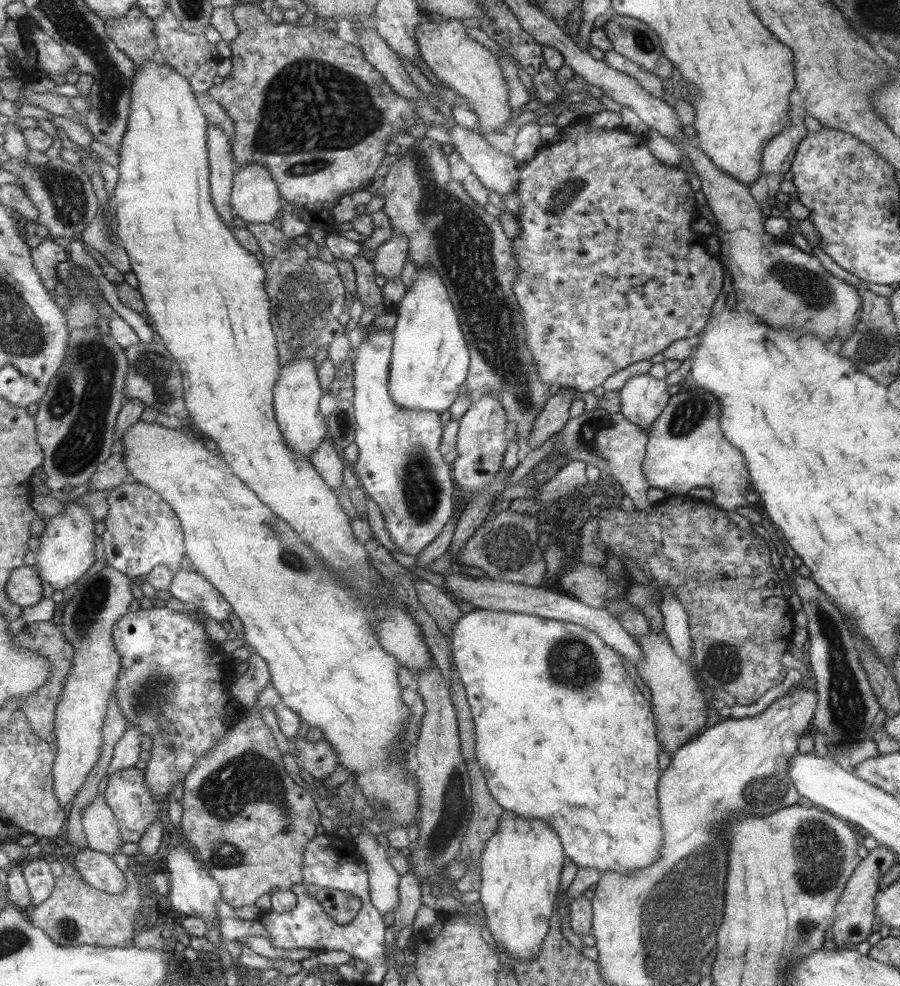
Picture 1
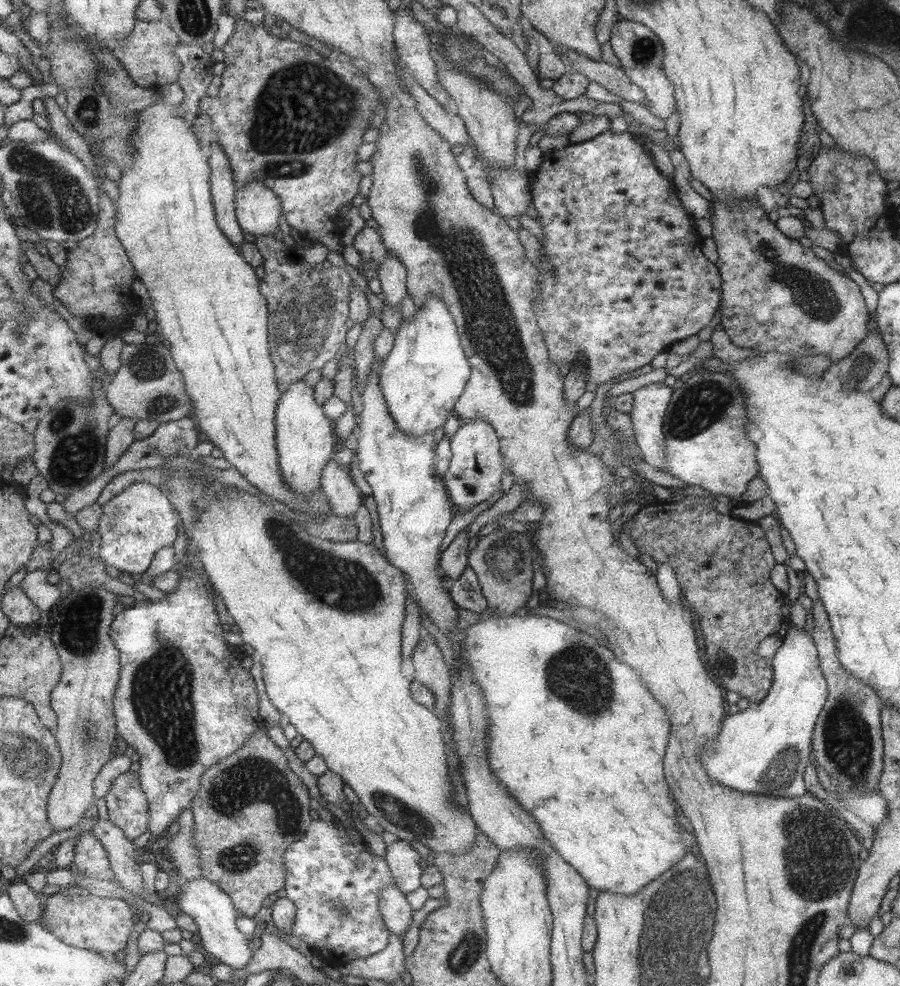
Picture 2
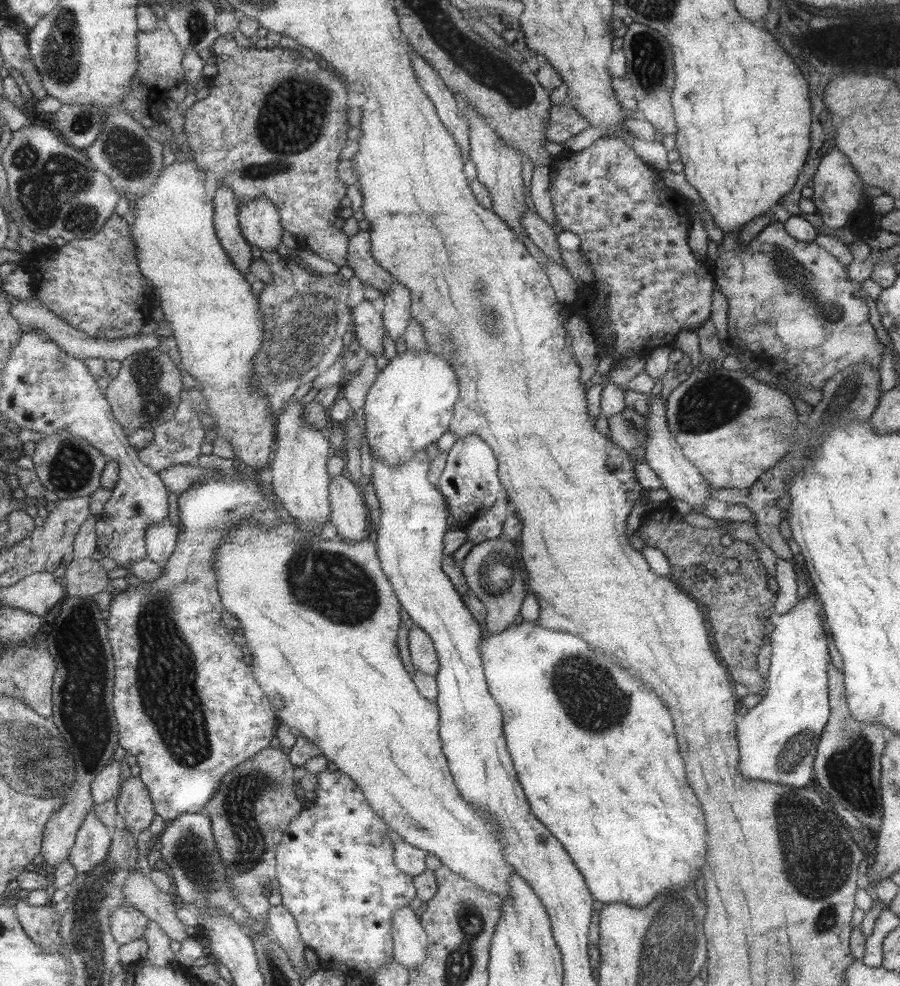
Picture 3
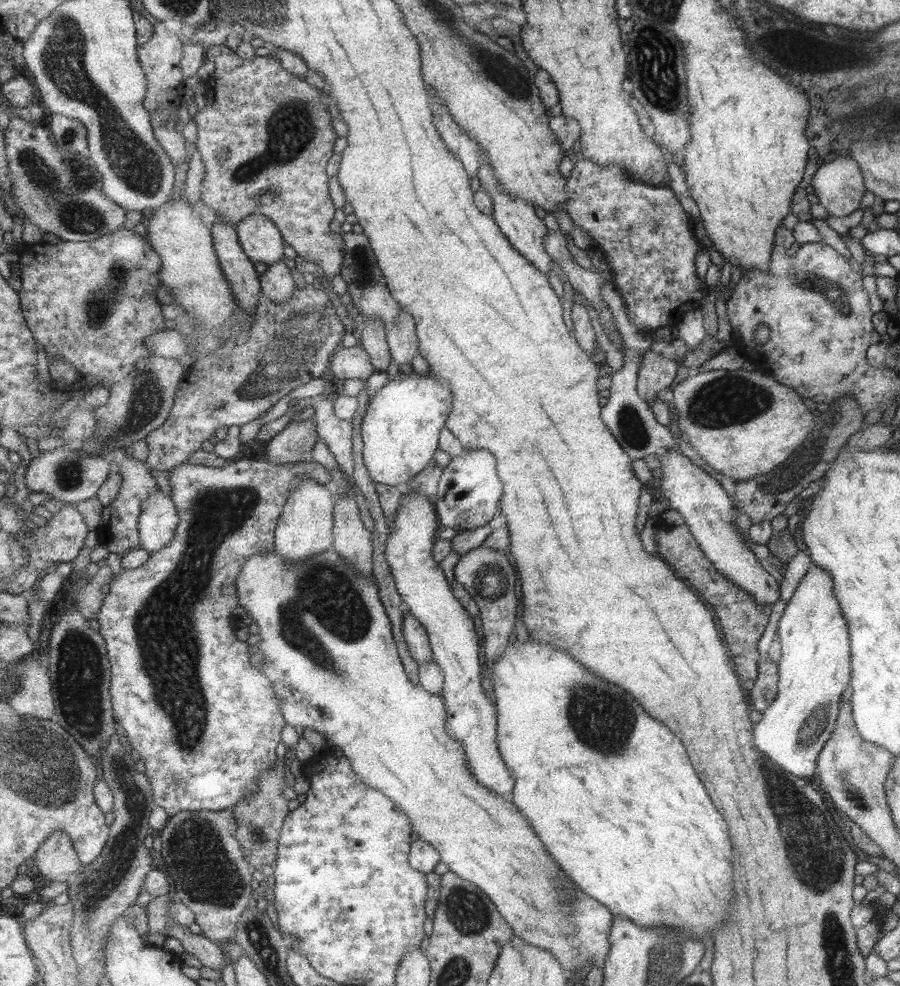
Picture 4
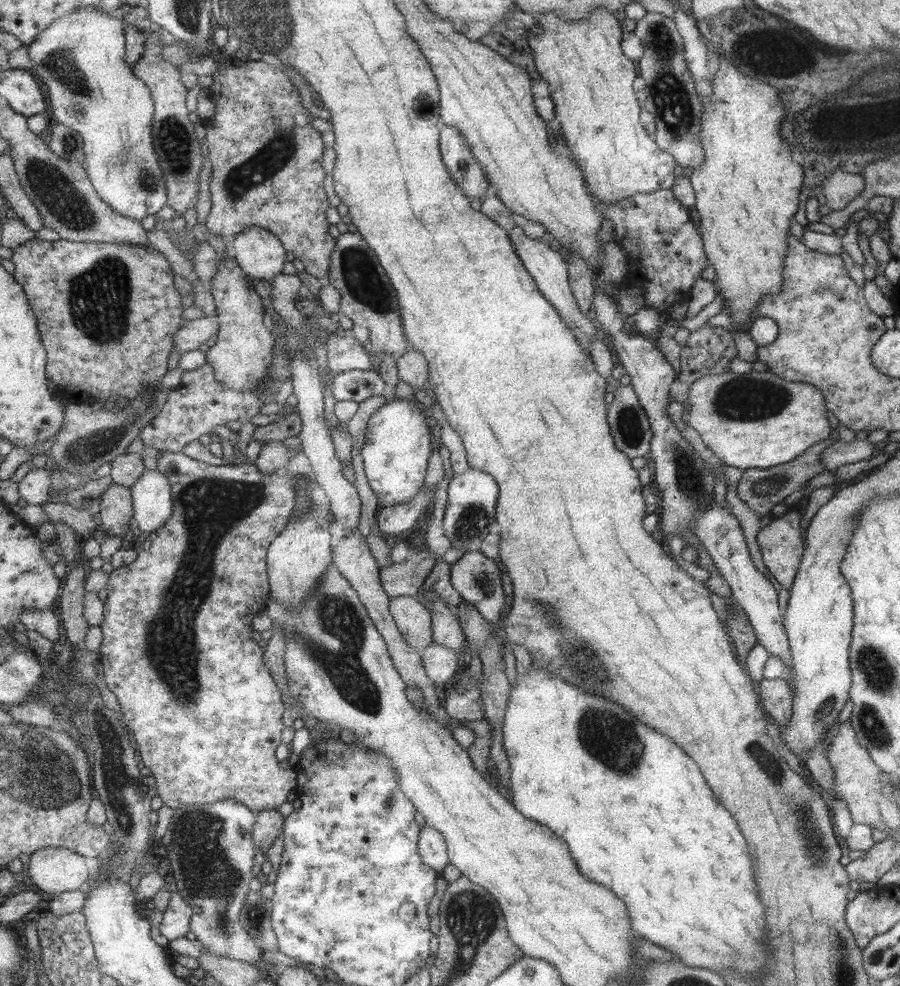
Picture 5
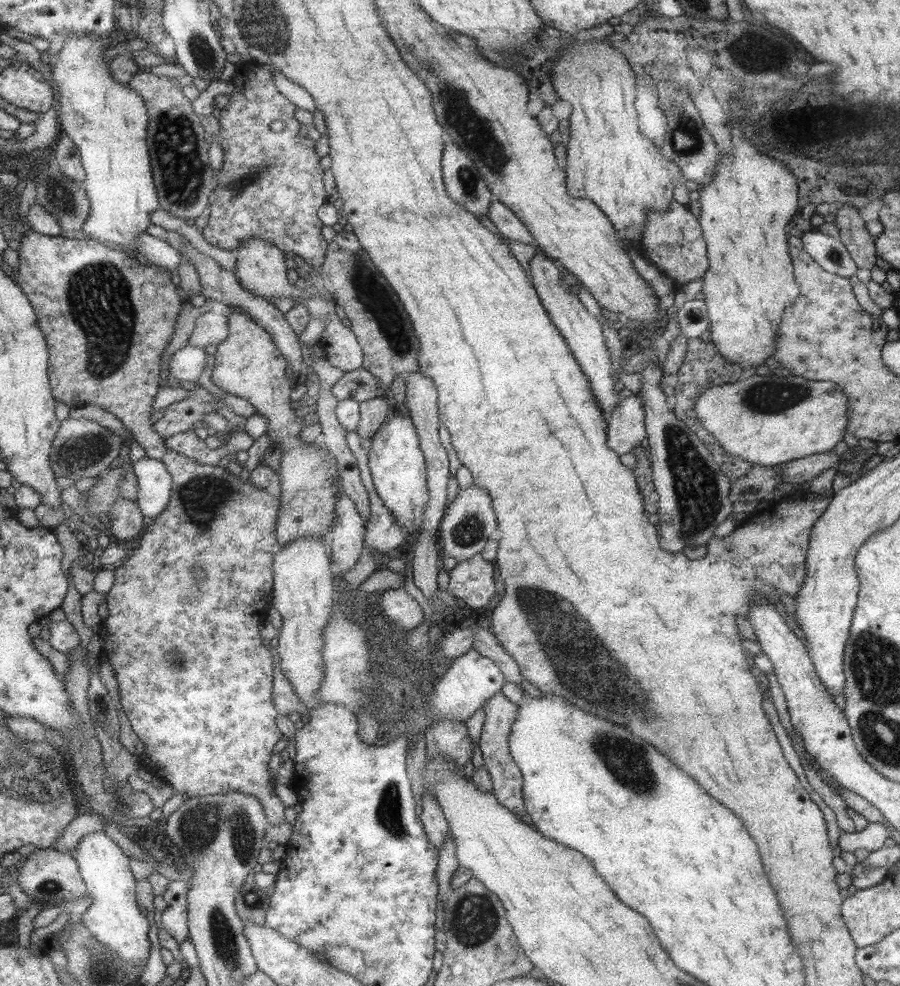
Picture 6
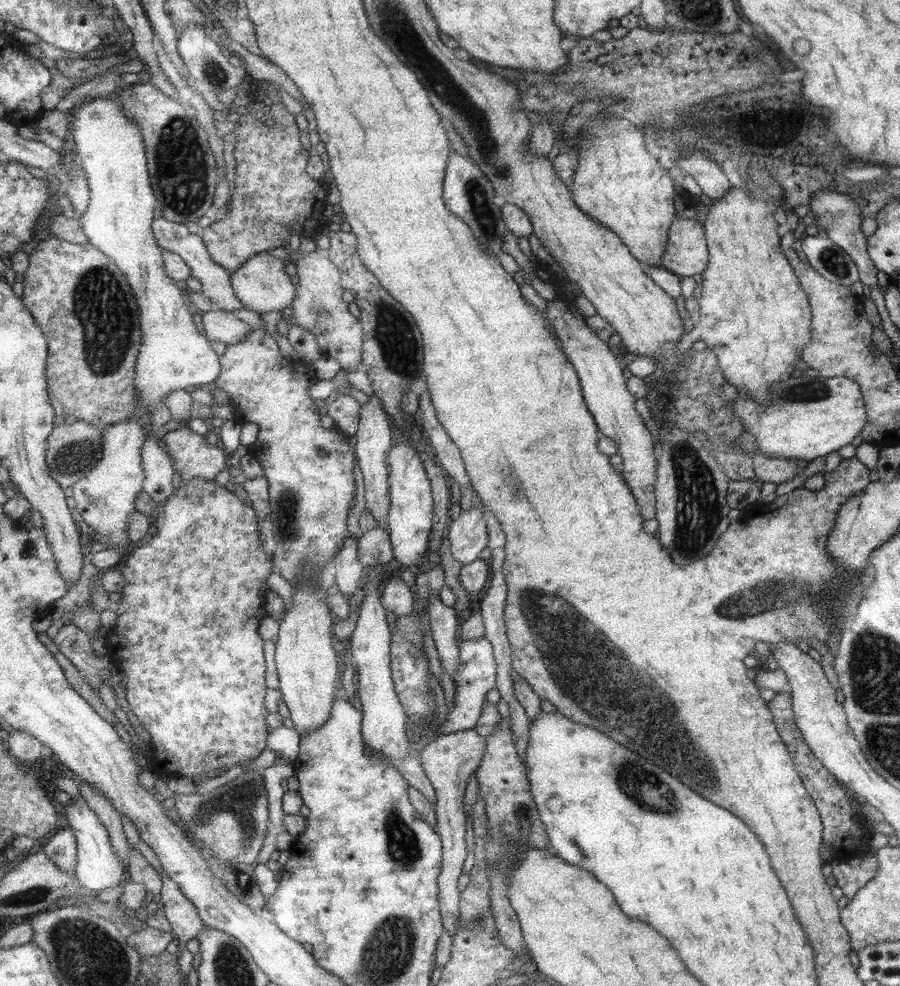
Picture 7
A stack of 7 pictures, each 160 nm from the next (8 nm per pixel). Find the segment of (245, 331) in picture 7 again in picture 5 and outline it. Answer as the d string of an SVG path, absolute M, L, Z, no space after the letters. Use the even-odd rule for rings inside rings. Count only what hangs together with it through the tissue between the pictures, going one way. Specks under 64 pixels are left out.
M203 318L189 321L181 327L174 340L174 347L183 354L192 350L199 350L214 336L218 336L215 318Z

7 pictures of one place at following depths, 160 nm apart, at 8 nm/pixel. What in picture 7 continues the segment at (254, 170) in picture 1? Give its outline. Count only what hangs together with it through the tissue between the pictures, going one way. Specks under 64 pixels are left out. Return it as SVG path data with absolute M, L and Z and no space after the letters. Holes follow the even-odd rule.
M261 252L252 256L244 265L232 275L232 285L237 298L244 304L244 308L259 314L265 312L279 311L283 313L283 308L288 308L291 300L296 296L296 290L283 272L283 260L277 260L268 253Z

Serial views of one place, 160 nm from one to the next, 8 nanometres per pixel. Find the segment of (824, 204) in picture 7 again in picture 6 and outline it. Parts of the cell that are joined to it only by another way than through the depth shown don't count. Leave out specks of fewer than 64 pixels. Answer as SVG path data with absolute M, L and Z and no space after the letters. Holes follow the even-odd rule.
M841 203L835 207L834 223L838 241L845 246L856 268L870 269L875 265L874 238L867 233L864 221L855 207Z

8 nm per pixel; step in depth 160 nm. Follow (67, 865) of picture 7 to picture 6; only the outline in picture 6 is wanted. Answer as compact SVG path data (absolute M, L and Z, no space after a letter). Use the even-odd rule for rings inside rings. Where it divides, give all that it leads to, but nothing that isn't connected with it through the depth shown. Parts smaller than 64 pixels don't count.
M88 812L79 815L69 826L66 831L52 844L51 848L61 852L71 854L79 846L81 839L93 831L103 831L103 823L101 823L101 815Z

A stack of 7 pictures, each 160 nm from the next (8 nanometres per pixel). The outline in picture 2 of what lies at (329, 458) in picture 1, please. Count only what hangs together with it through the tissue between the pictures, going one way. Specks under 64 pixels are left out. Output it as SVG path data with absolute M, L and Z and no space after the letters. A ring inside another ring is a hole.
M333 460L324 466L321 473L320 492L327 495L330 514L347 519L354 517L364 498L362 495L359 496L359 490L350 475Z

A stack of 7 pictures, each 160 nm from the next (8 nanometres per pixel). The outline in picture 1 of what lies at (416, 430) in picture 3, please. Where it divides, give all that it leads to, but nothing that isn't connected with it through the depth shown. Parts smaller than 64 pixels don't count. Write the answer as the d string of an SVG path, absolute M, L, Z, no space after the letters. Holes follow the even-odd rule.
M429 266L417 270L416 275L396 309L396 323L391 330L388 390L392 402L403 410L428 410L441 414L463 391L469 356L459 330L458 316L449 302L440 275Z

